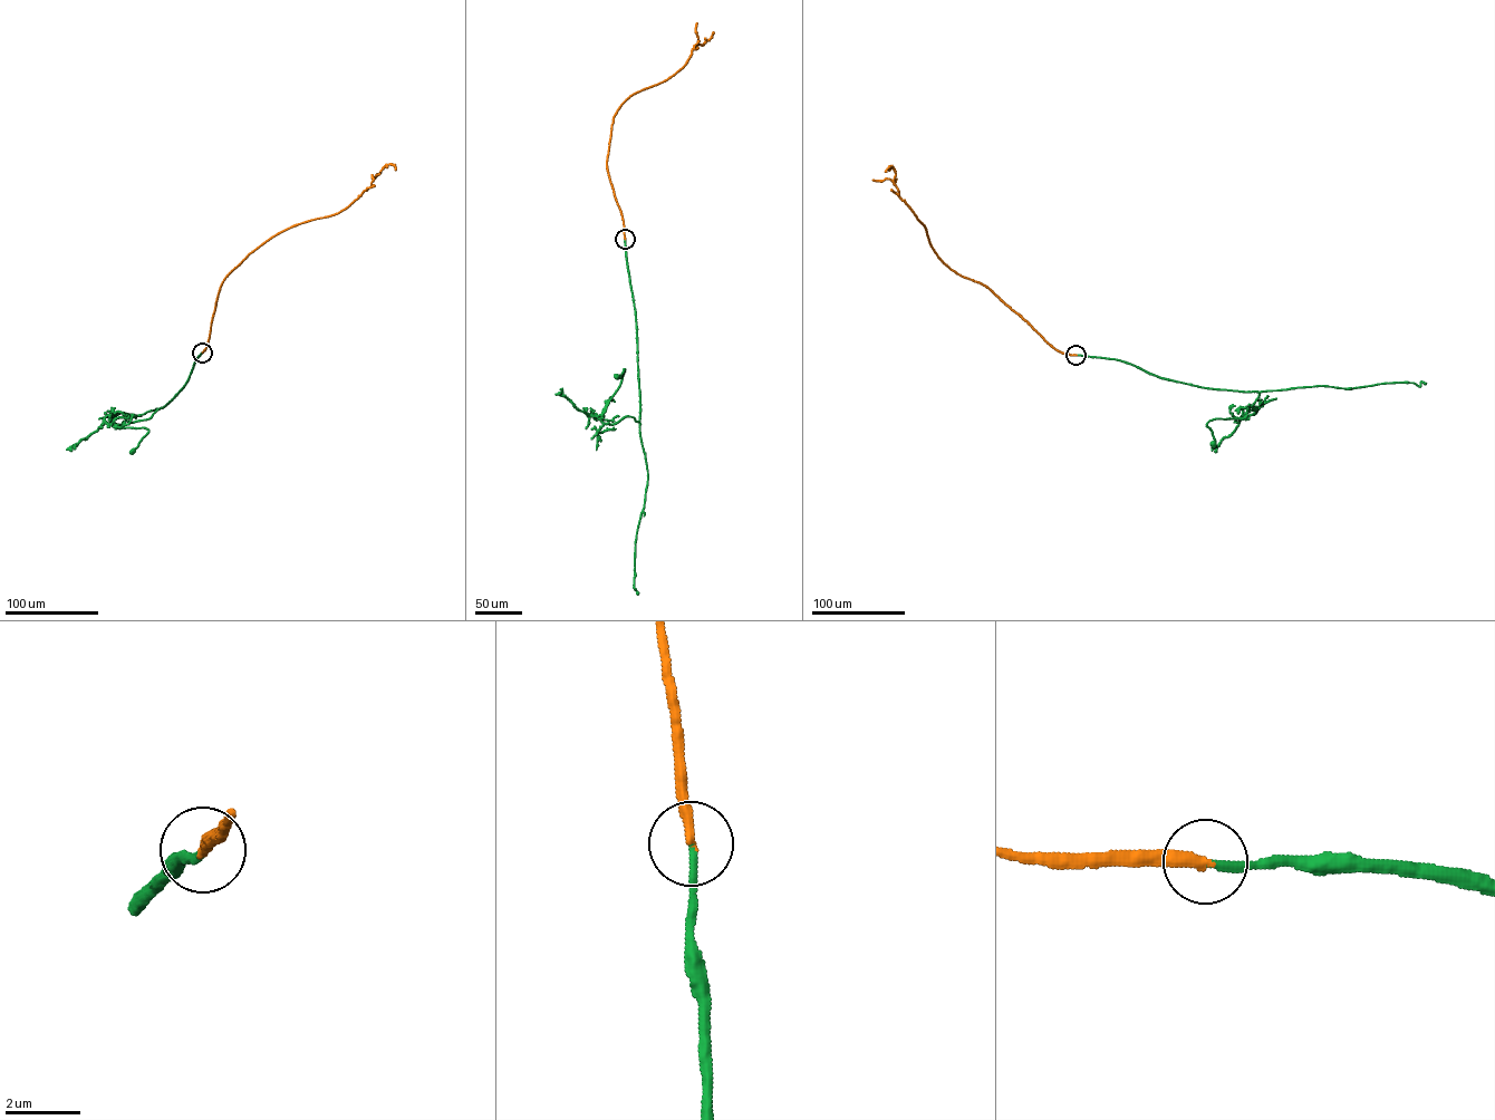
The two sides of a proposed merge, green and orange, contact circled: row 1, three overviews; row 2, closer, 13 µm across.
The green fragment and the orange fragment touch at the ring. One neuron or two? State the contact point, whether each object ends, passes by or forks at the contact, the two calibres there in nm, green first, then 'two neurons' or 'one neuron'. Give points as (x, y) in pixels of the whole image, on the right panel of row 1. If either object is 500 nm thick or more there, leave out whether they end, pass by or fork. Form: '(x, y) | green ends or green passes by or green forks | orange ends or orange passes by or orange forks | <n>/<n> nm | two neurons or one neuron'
(1076, 355) | green ends | orange ends | 180/300 nm | one neuron

